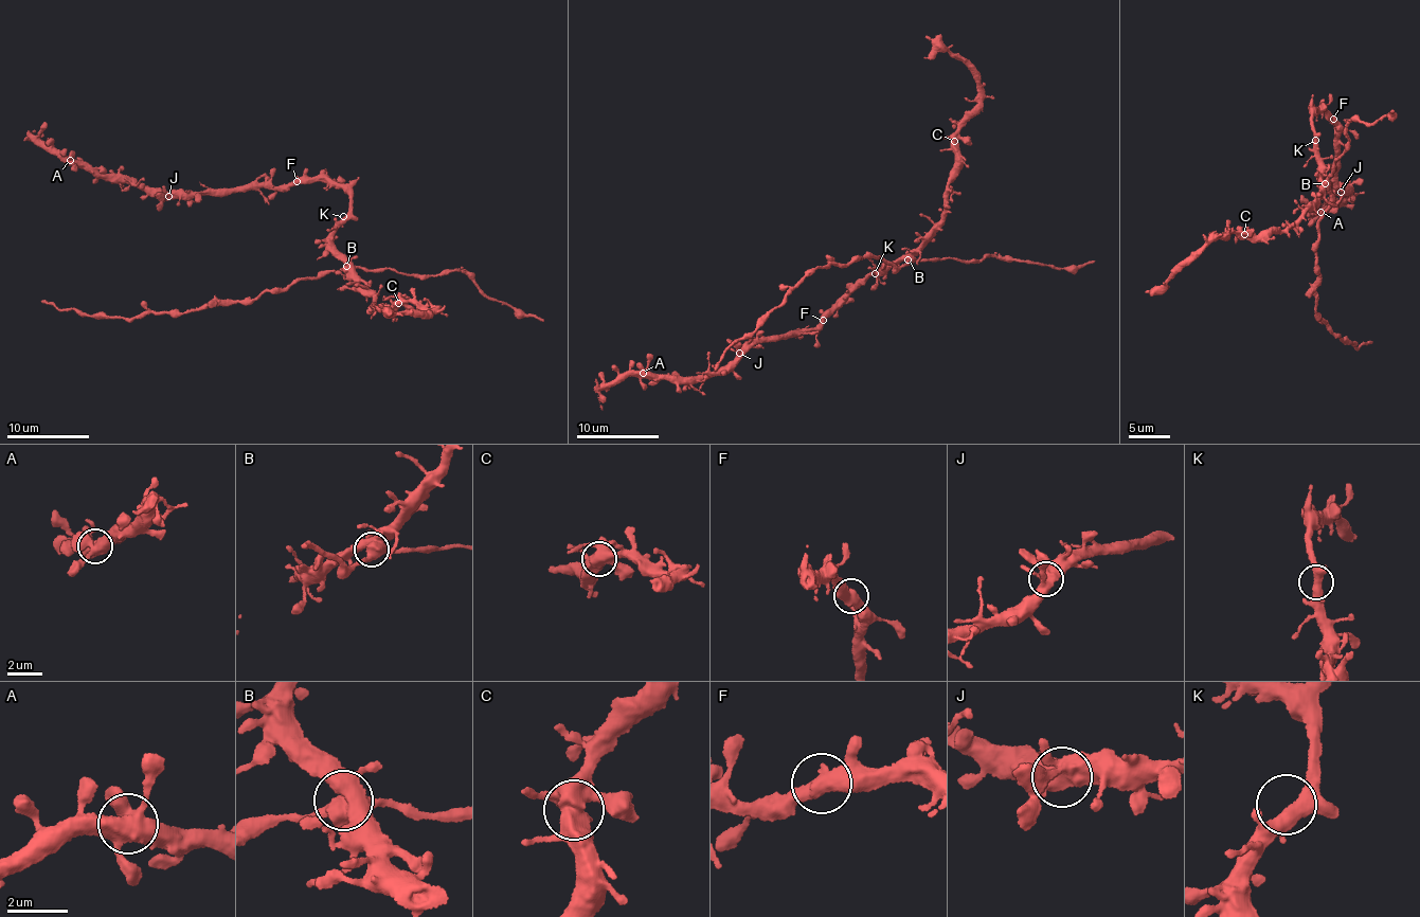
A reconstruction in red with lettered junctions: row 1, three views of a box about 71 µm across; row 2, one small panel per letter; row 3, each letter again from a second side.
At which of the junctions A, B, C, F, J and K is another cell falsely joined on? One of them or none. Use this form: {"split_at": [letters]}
{"split_at": []}

